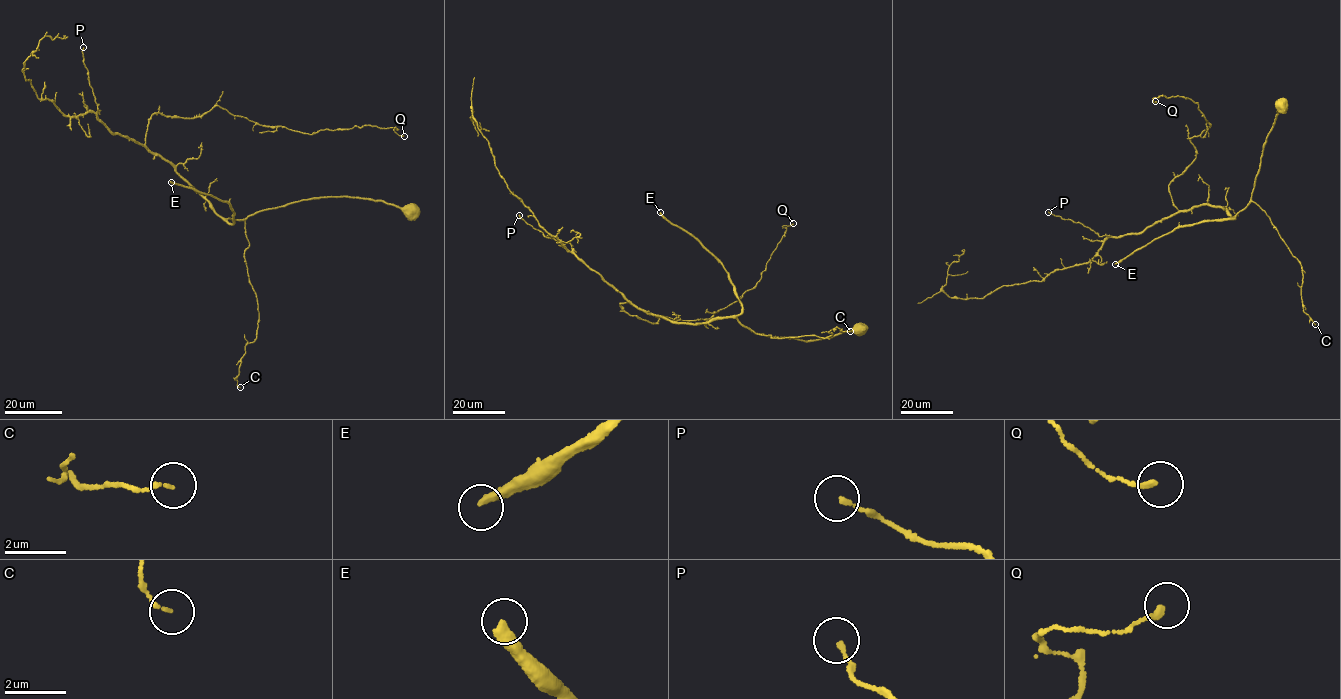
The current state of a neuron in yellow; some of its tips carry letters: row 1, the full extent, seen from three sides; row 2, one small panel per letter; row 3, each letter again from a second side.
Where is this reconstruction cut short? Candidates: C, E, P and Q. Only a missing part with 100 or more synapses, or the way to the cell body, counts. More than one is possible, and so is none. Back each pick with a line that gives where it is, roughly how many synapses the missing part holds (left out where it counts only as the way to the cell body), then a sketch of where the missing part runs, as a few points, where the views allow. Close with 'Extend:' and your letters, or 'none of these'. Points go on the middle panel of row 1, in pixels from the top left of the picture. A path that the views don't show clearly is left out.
E: at (660, 212); about 350 synapses; missing branch runs (660, 212), (632, 182), (603, 169), (518, 168), (498, 157), (601, 168), (608, 166), (606, 161)
Extend: E

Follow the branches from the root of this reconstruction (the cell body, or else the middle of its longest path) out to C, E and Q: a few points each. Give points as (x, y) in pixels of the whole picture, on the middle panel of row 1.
C: (860, 327), (807, 341), (751, 330), (779, 338), (811, 335), (826, 338), (837, 327), (850, 331)
E: (860, 327), (807, 341), (754, 333), (739, 323), (741, 305), (720, 262), (660, 212)
Q: (860, 327), (807, 341), (619, 304), (653, 323), (707, 320), (753, 288), (793, 223)

